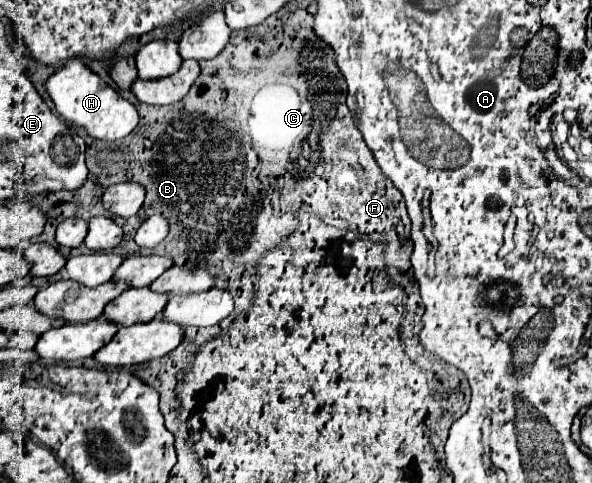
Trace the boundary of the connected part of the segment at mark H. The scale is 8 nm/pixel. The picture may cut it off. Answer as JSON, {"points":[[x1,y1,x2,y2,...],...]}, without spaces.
{"points":[[81,59,67,61,59,71,47,79,47,93,55,103,55,109,71,123,81,125,91,137,115,141,127,137,139,123,135,105,123,99,115,89,111,89,97,73,93,73]]}

